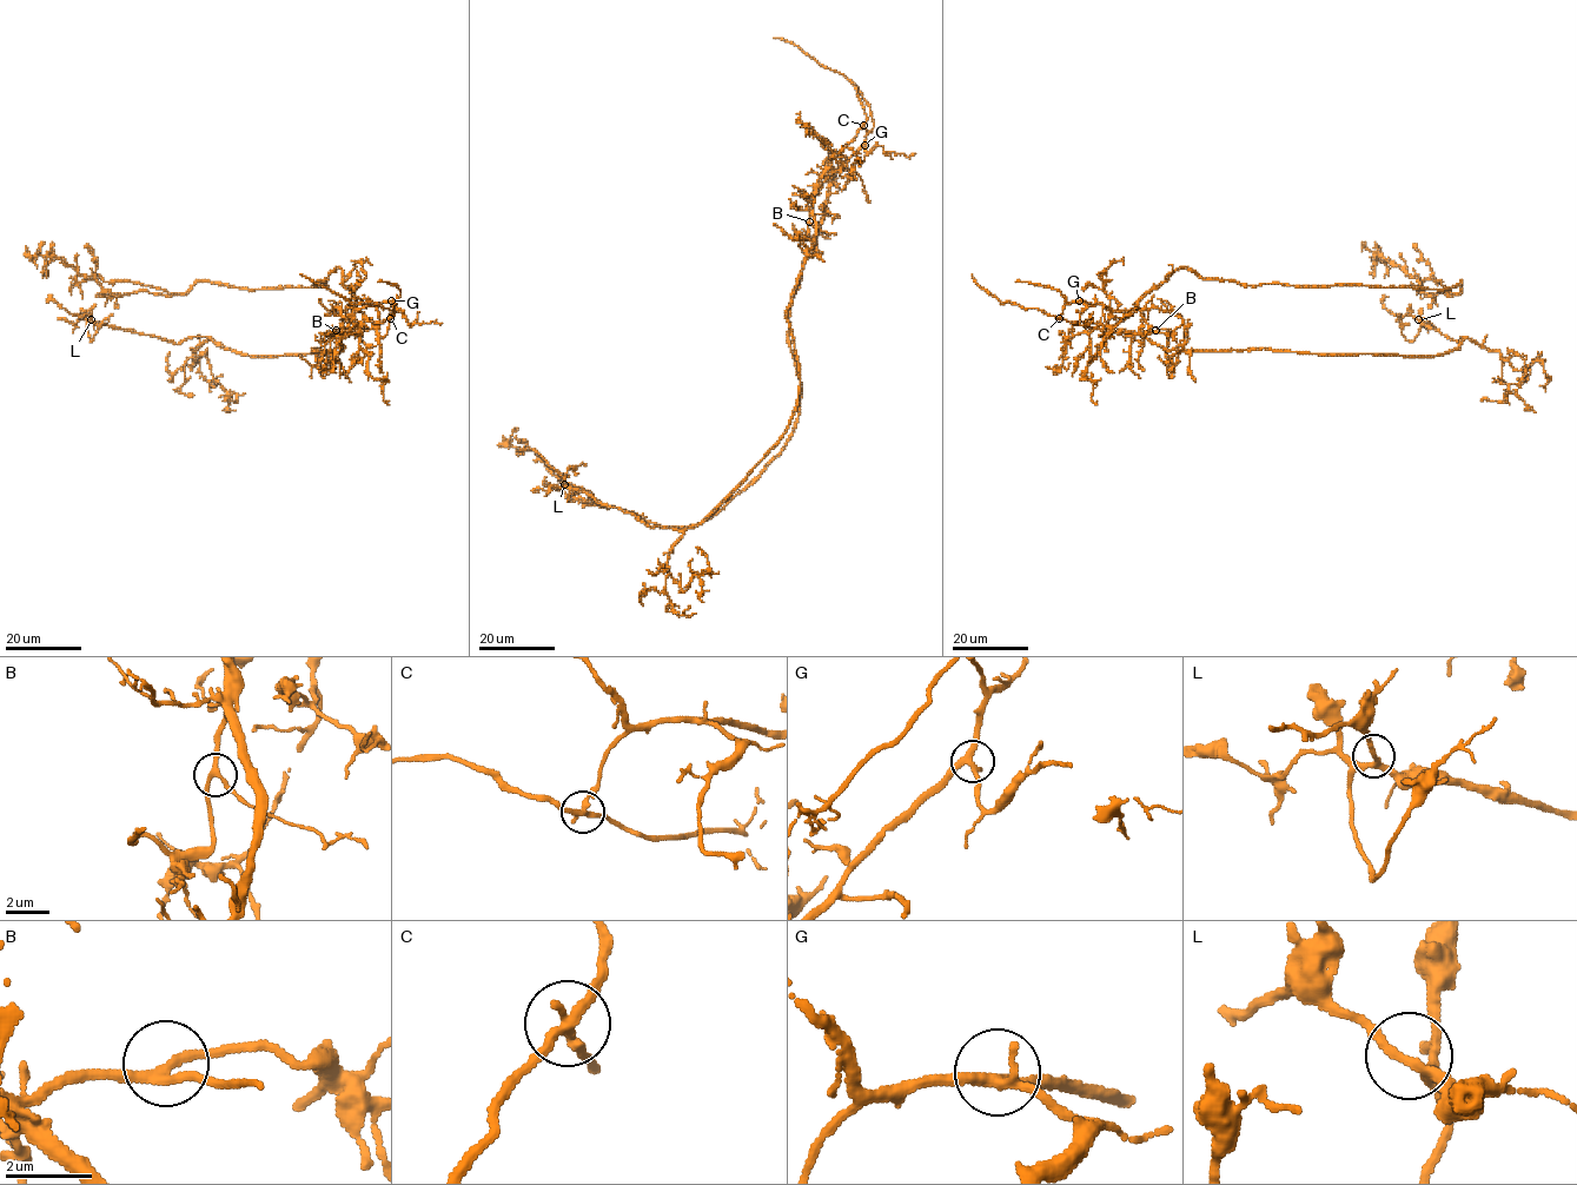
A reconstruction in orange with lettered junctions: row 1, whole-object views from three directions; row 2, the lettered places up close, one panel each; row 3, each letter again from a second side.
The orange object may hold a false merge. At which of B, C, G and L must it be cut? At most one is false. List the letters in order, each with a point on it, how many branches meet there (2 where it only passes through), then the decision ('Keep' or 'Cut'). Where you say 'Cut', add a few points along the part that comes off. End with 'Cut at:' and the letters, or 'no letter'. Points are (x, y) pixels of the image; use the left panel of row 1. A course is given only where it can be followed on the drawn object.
B: Place: (336, 330). Branches: 3. Keep
C: Place: (390, 318). Branches: 3. Cut. Course of the part to remove: (390, 318), (338, 332), (342, 349), (312, 349), (325, 353), (245, 356), (46, 299)
G: Place: (391, 300). Branches: 3. Keep
L: Place: (91, 319). Branches: 3. Keep
Cut at: C

